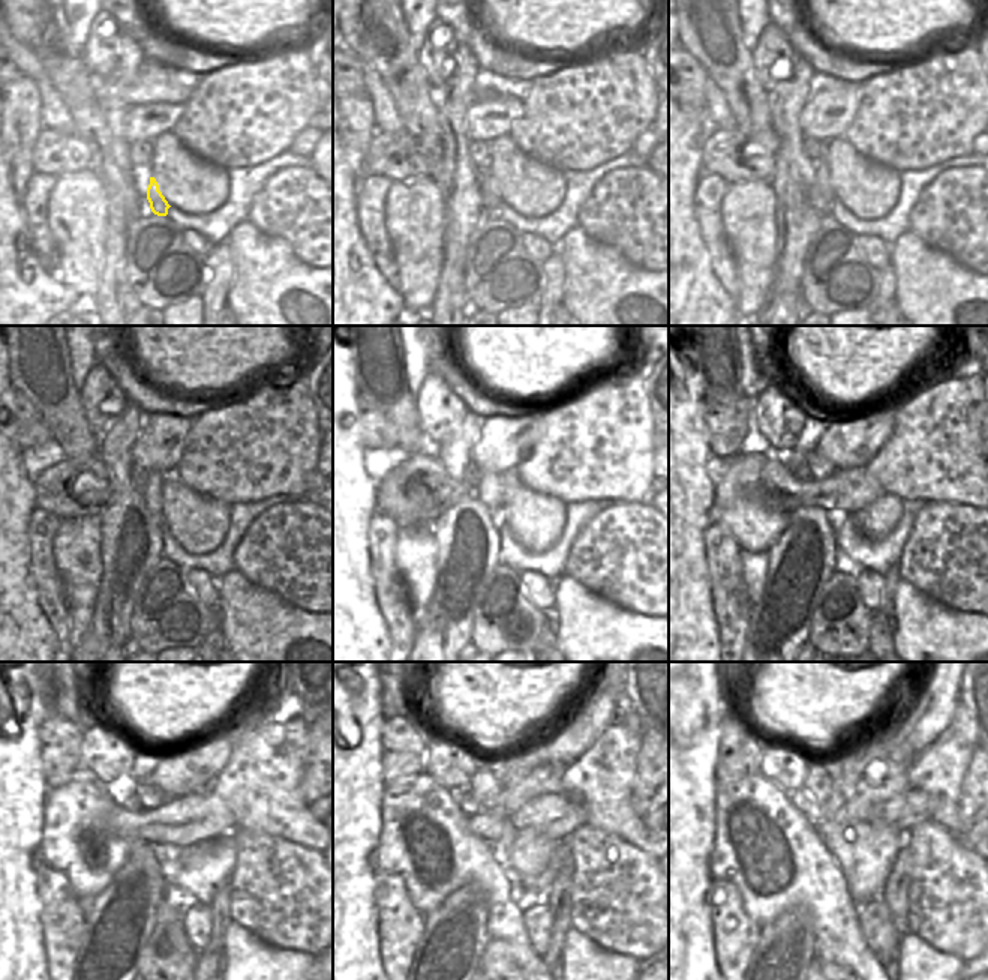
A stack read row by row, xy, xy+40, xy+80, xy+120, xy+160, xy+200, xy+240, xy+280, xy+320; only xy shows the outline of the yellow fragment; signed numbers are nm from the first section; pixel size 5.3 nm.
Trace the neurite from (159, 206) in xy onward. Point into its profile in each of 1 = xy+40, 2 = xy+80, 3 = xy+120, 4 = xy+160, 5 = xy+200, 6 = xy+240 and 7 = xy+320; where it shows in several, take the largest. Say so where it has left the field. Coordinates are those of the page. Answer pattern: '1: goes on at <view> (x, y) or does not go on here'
1: goes on at xy+40 (491, 195)
2: goes on at xy+80 (822, 173)
3: goes on at xy+120 (152, 494)
4: goes on at xy+160 (489, 491)
5: goes on at xy+200 (820, 468)
6: goes on at xy+240 (149, 796)
7: goes on at xy+320 (817, 782)

